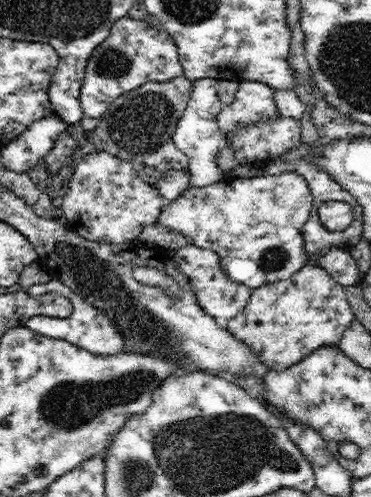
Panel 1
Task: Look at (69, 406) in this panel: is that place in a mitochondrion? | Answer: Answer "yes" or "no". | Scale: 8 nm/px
yes

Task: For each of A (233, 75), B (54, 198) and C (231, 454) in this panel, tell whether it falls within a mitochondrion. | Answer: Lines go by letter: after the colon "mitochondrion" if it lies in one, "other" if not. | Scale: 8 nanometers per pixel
A: other
B: other
C: mitochondrion

